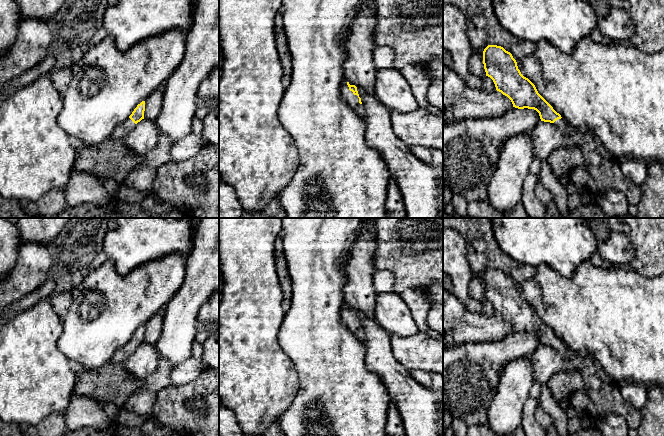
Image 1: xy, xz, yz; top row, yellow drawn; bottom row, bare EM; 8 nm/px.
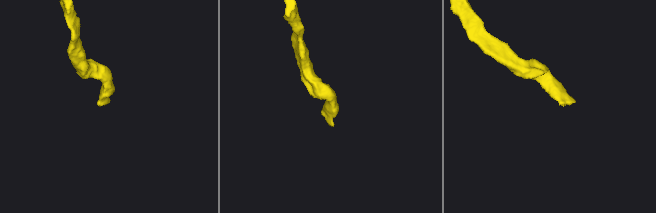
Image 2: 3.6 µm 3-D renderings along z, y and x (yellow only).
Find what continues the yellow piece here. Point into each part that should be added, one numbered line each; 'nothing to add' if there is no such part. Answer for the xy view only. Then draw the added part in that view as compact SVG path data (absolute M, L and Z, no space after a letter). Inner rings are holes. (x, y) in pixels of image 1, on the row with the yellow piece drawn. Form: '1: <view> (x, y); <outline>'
1: xy (122, 130); M128 118L116 127L111 138L114 140L124 140L135 126L136 124L130 118Z

